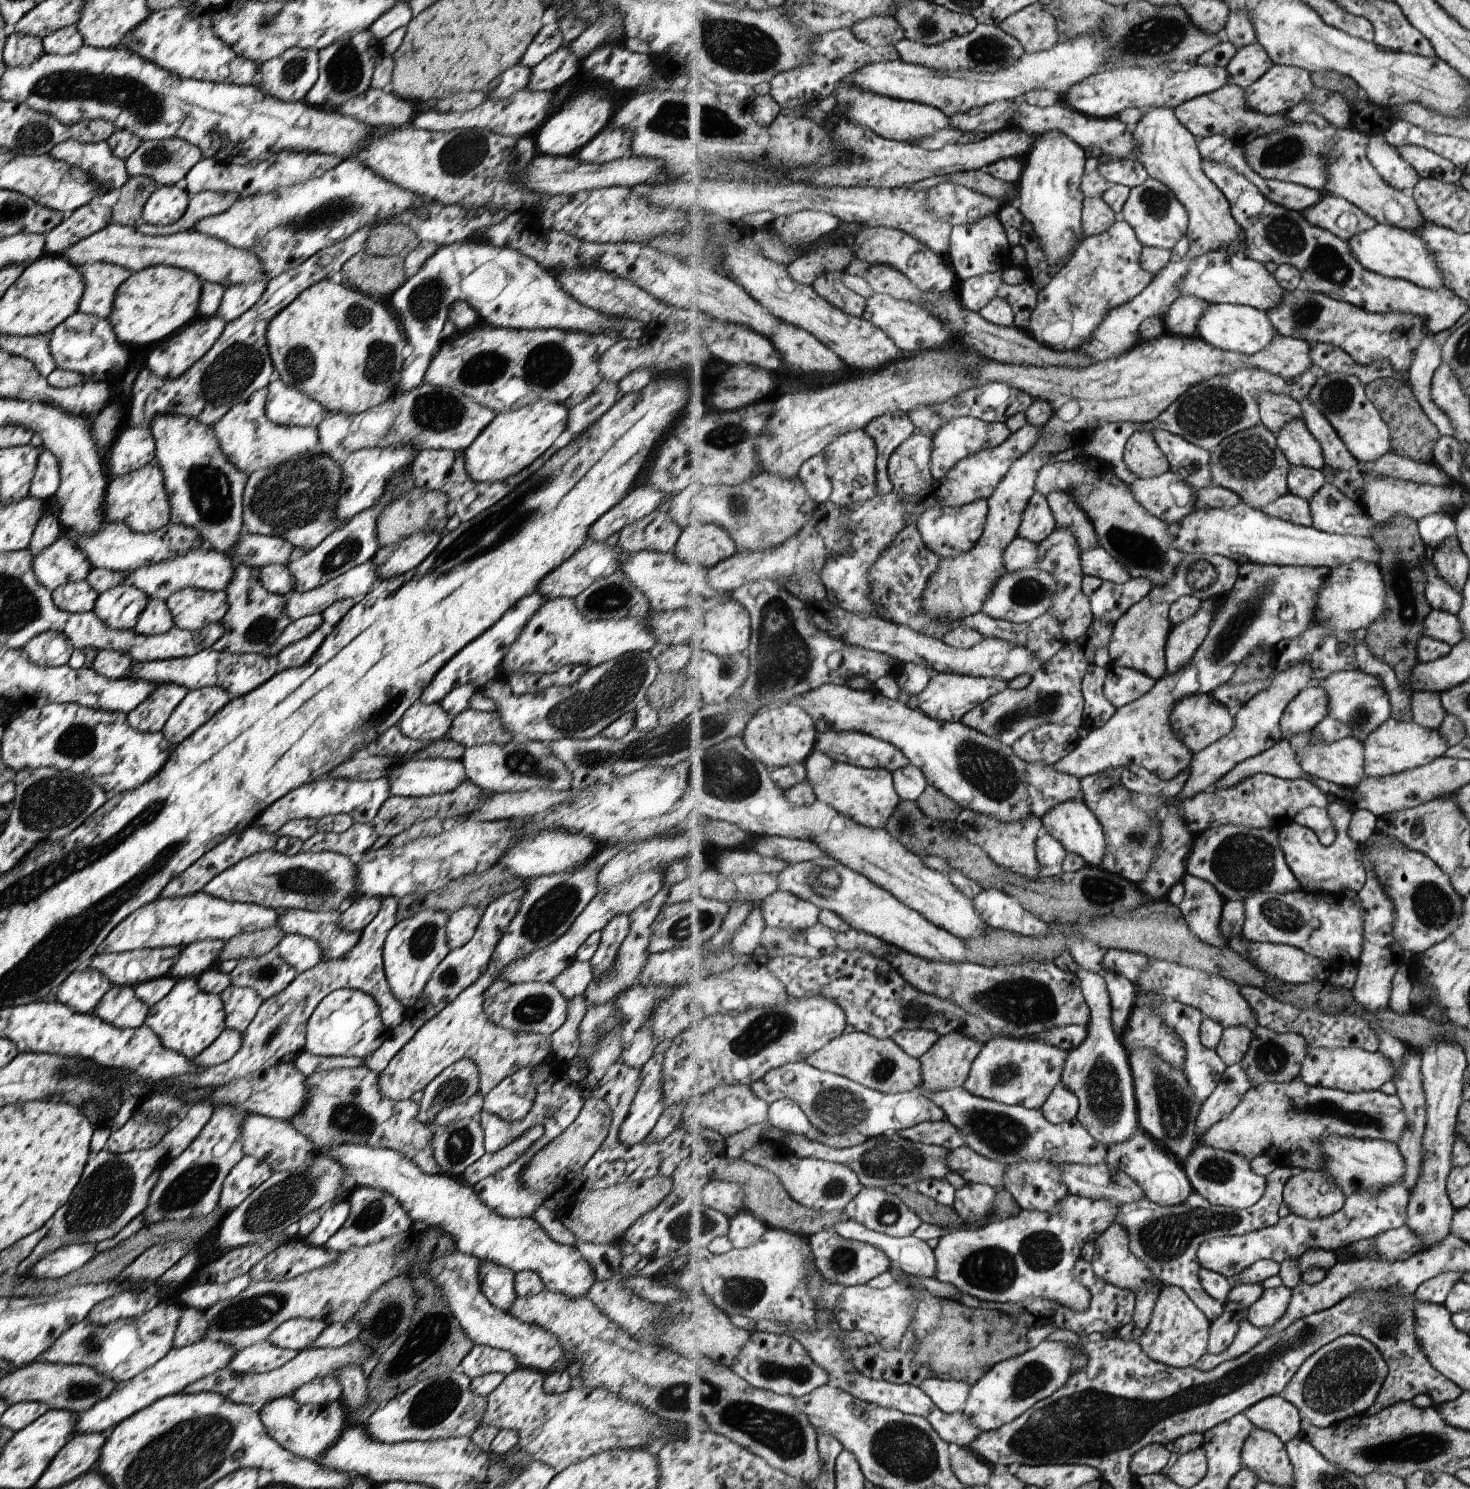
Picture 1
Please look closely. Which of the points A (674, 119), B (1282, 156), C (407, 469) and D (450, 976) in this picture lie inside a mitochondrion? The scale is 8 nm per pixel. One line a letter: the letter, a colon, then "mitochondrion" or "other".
A: mitochondrion
B: mitochondrion
C: other
D: mitochondrion

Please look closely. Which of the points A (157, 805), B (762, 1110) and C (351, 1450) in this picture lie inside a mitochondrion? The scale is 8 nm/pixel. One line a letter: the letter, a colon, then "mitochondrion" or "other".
A: mitochondrion
B: other
C: other

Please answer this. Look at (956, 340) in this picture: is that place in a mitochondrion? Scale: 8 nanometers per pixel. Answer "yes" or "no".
no

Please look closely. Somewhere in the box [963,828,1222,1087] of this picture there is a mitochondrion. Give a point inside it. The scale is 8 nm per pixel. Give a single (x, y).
(1093, 892)

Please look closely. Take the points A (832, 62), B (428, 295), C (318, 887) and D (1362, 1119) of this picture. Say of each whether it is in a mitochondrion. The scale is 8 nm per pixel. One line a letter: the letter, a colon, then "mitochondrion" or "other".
A: other
B: mitochondrion
C: mitochondrion
D: mitochondrion

